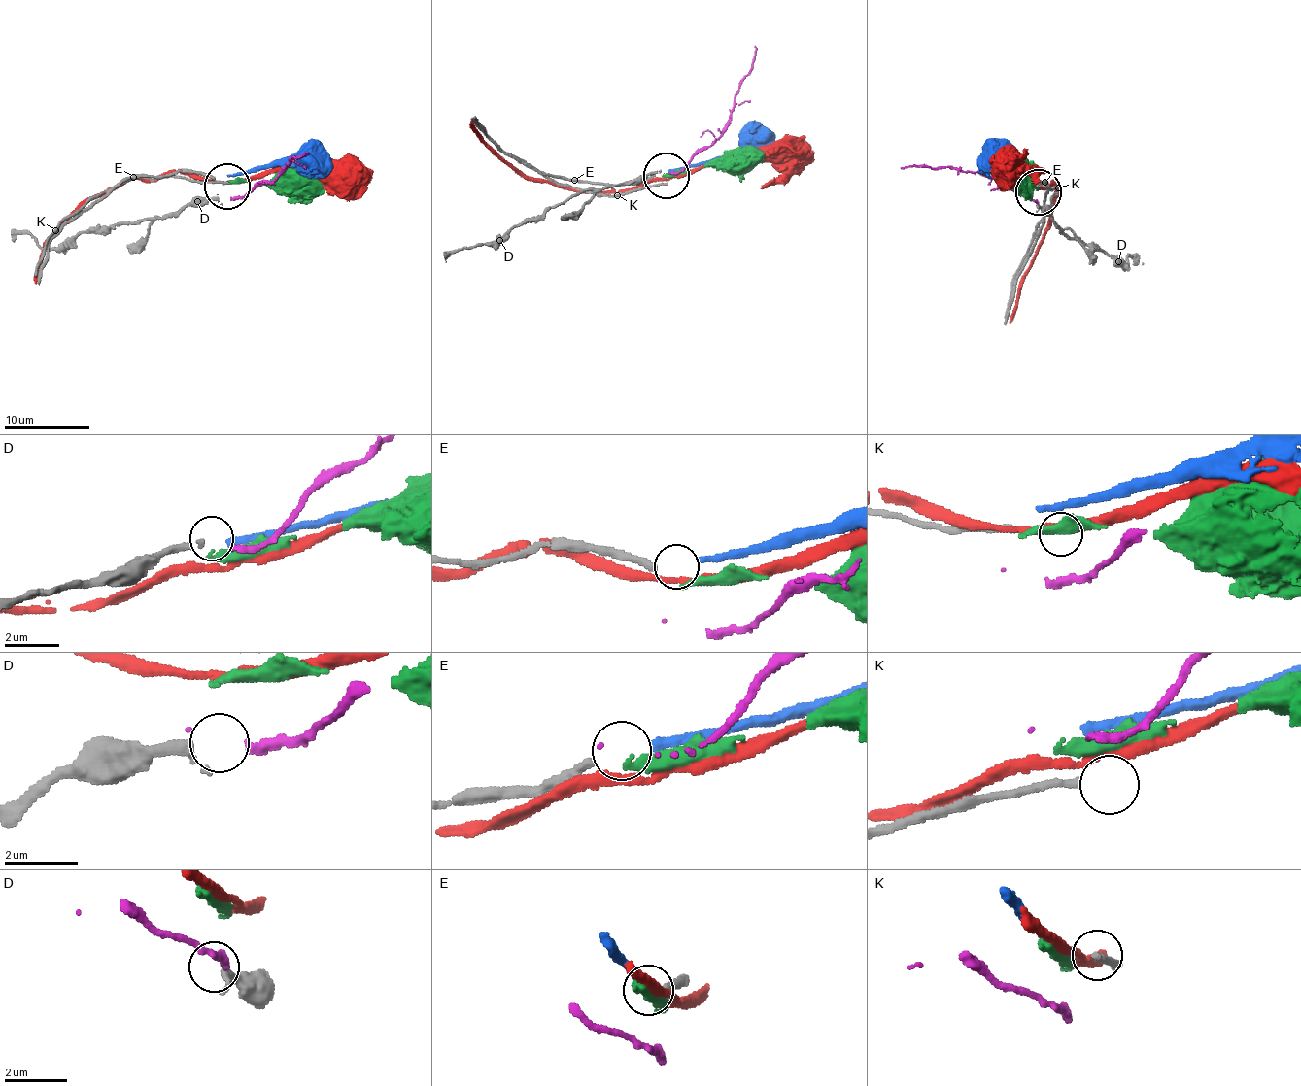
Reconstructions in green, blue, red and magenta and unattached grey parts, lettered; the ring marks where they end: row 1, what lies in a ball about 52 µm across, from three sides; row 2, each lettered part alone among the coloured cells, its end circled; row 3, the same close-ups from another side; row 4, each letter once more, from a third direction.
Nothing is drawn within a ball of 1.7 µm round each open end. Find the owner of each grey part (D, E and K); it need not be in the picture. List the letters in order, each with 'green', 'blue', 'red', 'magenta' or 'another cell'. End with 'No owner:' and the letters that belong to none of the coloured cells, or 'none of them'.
D: another cell
E: another cell
K: another cell
No owner: D, E, K

